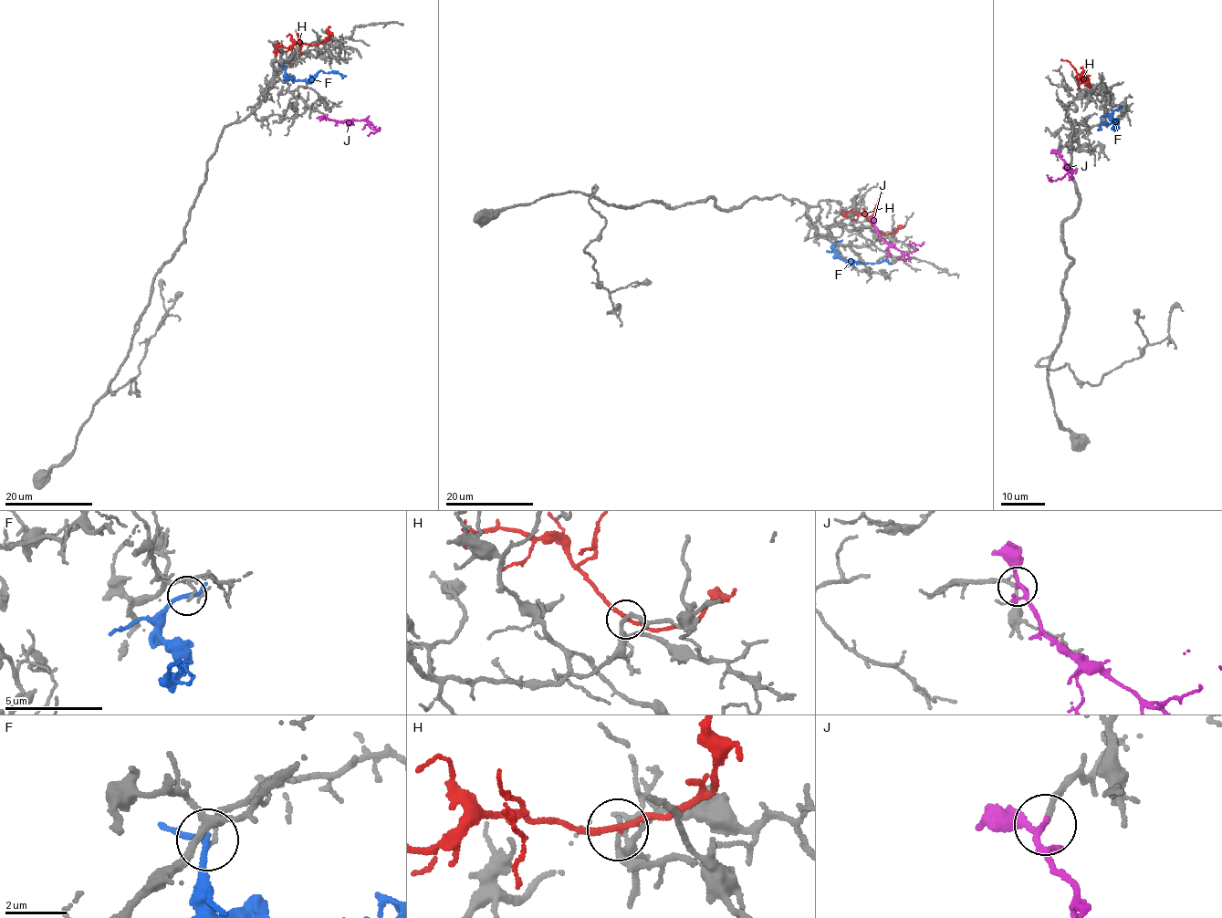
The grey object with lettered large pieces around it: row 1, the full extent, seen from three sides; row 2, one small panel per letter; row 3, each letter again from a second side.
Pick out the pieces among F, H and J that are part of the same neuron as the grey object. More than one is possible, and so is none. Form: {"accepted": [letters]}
{"accepted": ["H", "J"]}

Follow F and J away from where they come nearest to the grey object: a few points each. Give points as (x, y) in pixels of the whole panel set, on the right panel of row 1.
F: (1117, 109), (1112, 117), (1116, 126), (1113, 128), (1113, 120), (1102, 123), (1099, 129)
J: (1060, 152), (1068, 172), (1061, 178), (1049, 181)

